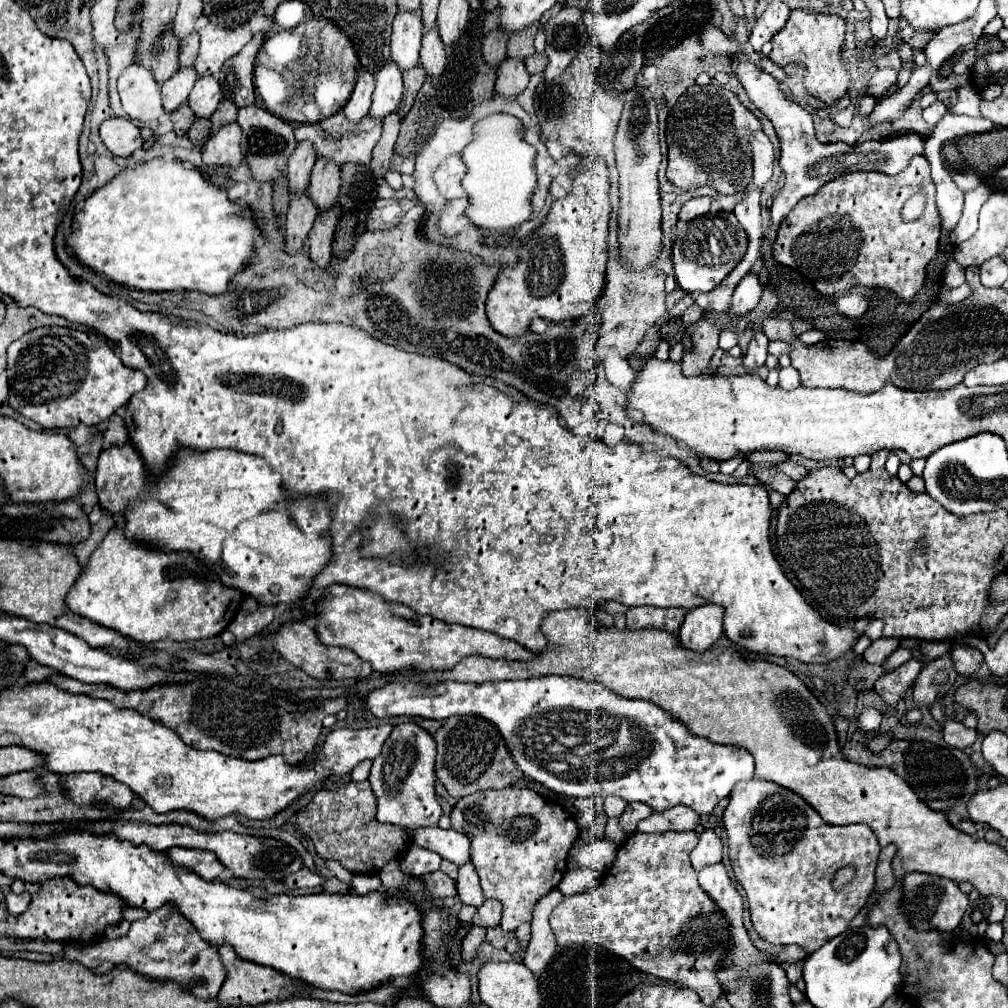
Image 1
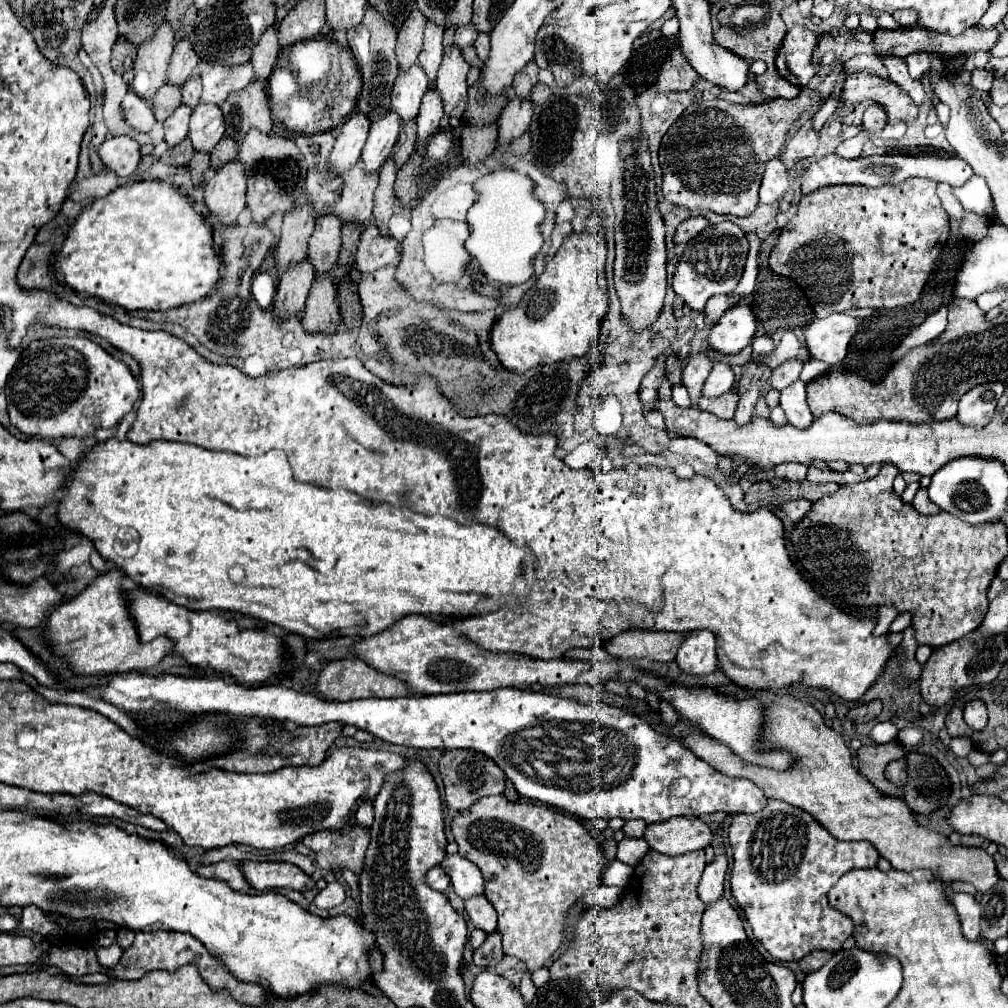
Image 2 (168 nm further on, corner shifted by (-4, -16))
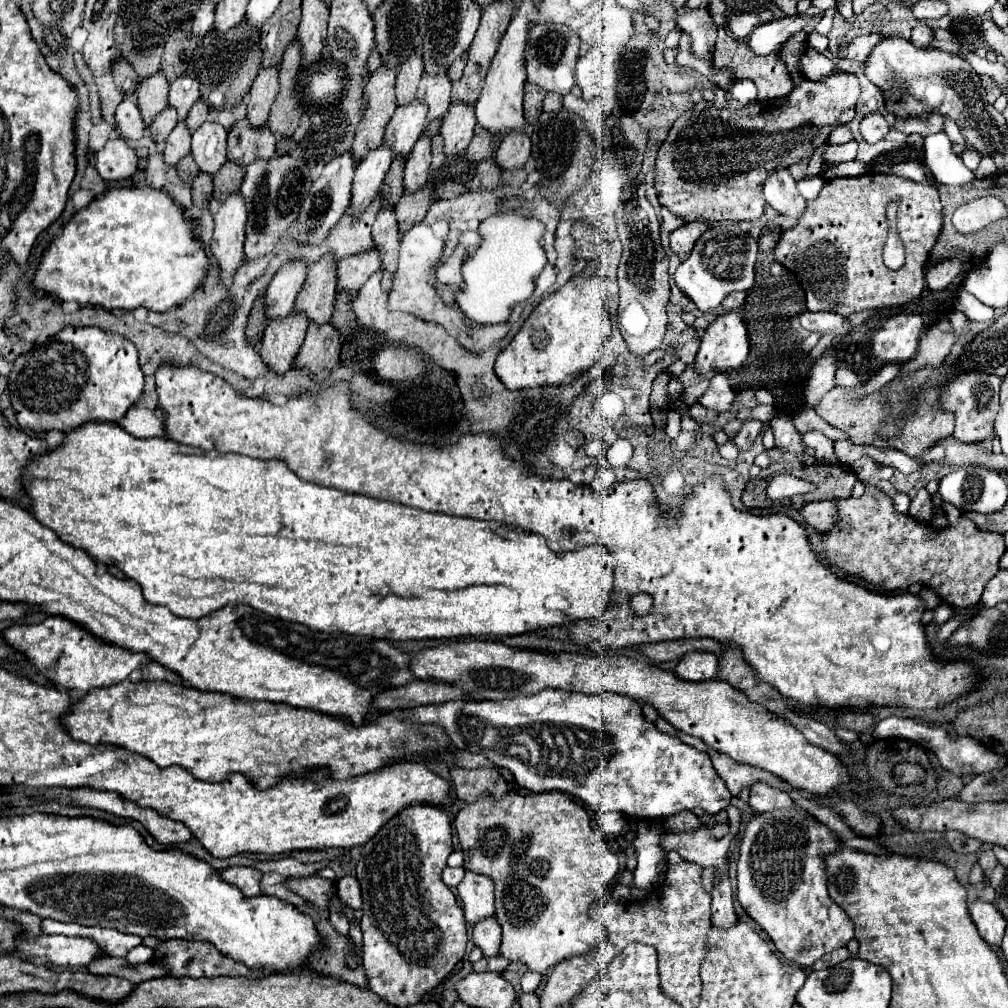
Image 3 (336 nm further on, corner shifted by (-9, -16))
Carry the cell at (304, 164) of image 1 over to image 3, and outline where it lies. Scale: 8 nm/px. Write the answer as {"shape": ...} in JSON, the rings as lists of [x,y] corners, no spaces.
{"shape":[[[288,262],[284,264],[276,276],[272,278],[264,302],[266,302],[266,318],[278,320],[292,312],[296,294],[300,292],[306,278],[304,262]]]}

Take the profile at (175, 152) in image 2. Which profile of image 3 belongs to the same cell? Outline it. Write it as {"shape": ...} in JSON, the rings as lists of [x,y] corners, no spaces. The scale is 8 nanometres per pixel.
{"shape":[[[186,156],[184,160],[180,160],[178,164],[178,174],[184,182],[192,182],[198,174],[198,168],[196,168],[196,162],[192,160],[192,156]]]}

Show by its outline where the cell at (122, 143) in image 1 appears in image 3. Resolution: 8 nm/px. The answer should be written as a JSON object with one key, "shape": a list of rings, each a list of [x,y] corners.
{"shape":[[[124,138],[108,140],[106,146],[96,152],[96,170],[106,182],[130,178],[136,172],[136,166],[138,156]]]}

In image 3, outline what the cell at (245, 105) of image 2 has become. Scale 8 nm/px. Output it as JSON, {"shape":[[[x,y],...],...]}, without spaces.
{"shape":[[[242,120],[228,132],[228,160],[240,166],[248,166],[252,160],[270,160],[276,154],[274,144],[276,138],[268,126],[250,128],[248,122]]]}

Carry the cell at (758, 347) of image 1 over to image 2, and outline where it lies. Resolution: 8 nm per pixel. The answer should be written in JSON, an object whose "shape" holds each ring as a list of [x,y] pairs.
{"shape":[[[751,378],[747,392],[743,392],[741,398],[739,398],[739,406],[737,406],[737,412],[735,412],[737,424],[747,424],[751,420],[753,408],[755,408],[755,402],[759,400],[759,396],[761,396],[761,380]]]}

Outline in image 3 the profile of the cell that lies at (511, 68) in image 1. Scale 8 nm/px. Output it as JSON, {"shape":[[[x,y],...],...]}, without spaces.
{"shape":[[[510,132],[502,140],[494,160],[500,166],[500,170],[524,168],[526,162],[530,160],[530,138],[528,138],[528,134],[526,132]]]}

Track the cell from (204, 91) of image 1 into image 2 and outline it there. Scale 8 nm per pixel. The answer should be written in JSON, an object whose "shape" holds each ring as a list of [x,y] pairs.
{"shape":[[[197,104],[189,122],[189,138],[193,148],[199,152],[211,152],[223,132],[225,120],[221,108],[217,104]]]}

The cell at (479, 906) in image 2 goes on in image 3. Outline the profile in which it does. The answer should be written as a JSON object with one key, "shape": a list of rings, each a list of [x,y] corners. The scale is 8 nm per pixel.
{"shape":[[[496,918],[480,920],[472,930],[472,940],[482,950],[484,956],[496,956],[500,952],[500,938],[502,932]]]}

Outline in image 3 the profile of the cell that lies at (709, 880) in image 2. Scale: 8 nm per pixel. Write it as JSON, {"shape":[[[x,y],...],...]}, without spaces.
{"shape":[[[728,874],[722,876],[722,882],[712,890],[712,924],[720,930],[728,930],[738,922],[734,904],[732,904],[732,886]]]}

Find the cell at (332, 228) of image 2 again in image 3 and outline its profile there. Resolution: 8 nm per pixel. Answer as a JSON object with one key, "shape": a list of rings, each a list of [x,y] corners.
{"shape":[[[324,256],[316,262],[306,276],[302,290],[294,302],[294,310],[304,314],[314,324],[326,324],[332,318],[336,298],[336,262],[332,256]]]}

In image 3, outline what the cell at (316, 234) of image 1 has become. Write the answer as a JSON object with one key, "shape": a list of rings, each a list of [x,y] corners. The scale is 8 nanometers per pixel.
{"shape":[[[328,322],[324,326],[312,324],[308,328],[306,340],[294,360],[296,368],[308,368],[308,374],[314,378],[320,378],[328,370],[332,370],[338,364],[340,358],[342,340],[338,330]]]}

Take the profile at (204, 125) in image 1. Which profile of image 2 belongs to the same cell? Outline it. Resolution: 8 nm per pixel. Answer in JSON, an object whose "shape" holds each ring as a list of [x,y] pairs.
{"shape":[[[195,152],[193,154],[191,164],[189,164],[189,174],[191,174],[195,184],[203,184],[205,182],[209,166],[211,166],[209,164],[209,154],[203,154],[203,152]]]}

